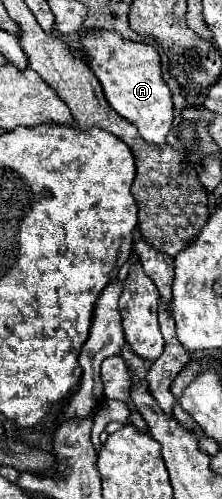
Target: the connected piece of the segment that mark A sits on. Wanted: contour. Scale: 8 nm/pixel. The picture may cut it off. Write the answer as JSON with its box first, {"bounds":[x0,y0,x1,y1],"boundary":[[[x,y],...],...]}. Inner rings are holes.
{"bounds":[82,31,174,145],"boundary":[[[94,31],[82,39],[82,45],[88,53],[90,69],[102,83],[110,107],[120,117],[134,123],[146,143],[164,145],[174,121],[174,103],[172,93],[162,79],[162,67],[156,49],[144,43],[128,41],[114,31]]]}

